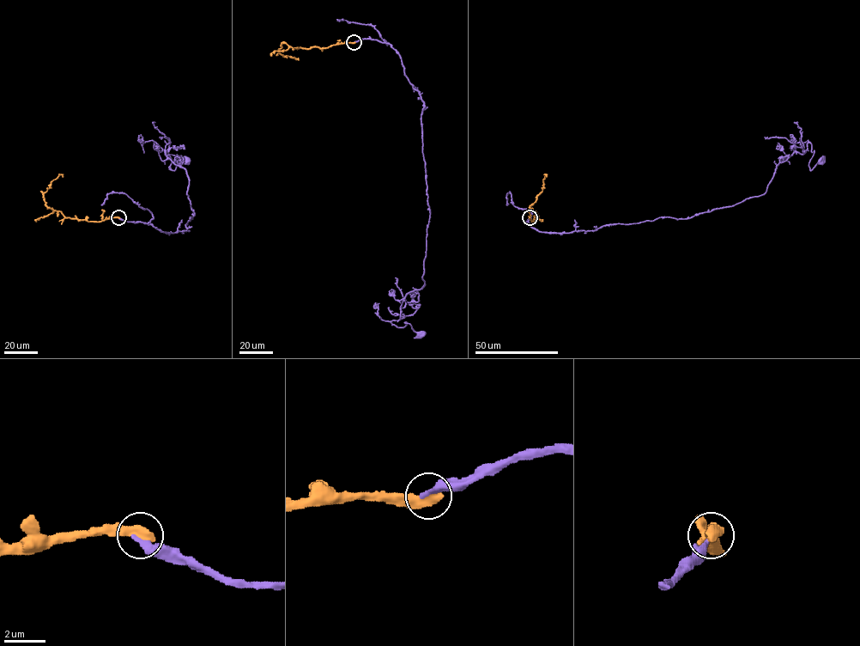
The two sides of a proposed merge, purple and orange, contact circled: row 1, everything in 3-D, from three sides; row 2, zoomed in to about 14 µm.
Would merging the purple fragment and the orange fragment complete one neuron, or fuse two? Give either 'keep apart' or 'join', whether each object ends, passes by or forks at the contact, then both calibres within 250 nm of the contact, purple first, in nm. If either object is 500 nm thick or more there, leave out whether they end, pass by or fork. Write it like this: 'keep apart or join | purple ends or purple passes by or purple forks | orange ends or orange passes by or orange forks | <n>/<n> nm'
join | 320/650 nm

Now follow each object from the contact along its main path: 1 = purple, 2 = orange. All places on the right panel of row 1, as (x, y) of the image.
1: (529, 217), (554, 233), (689, 218), (763, 194), (783, 159), (808, 143), (810, 169), (820, 161)
2: (529, 217), (535, 222), (535, 211), (529, 207), (542, 191), (542, 180), (546, 174), (547, 177)

